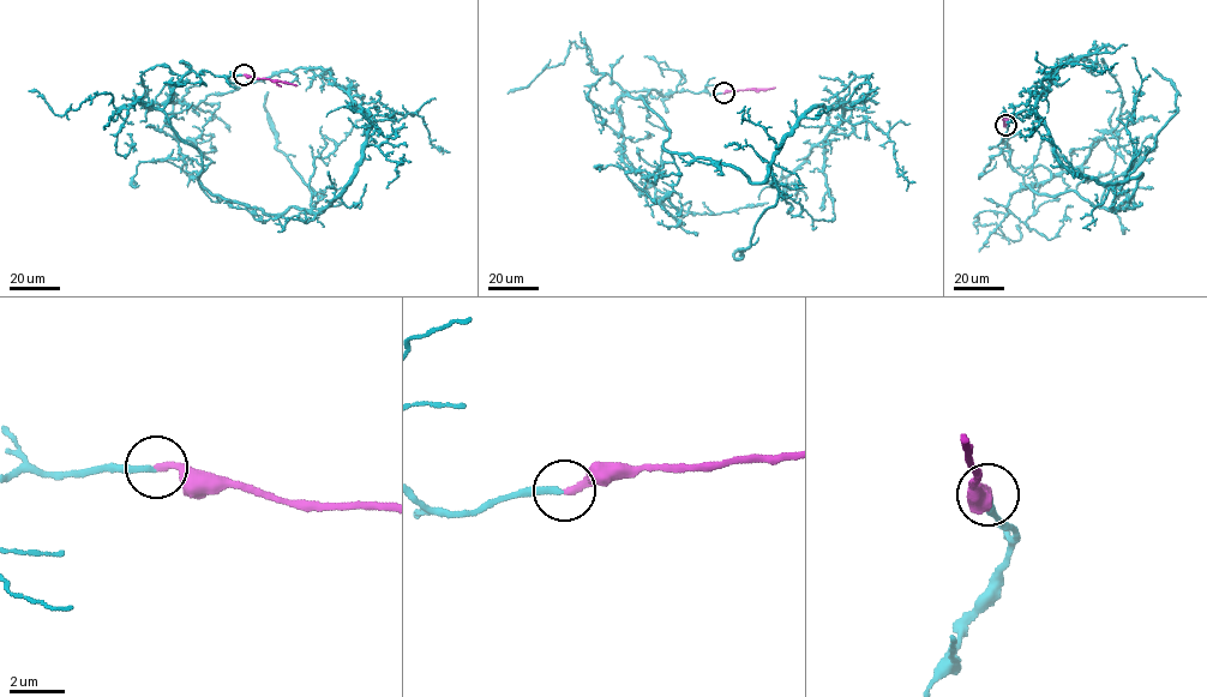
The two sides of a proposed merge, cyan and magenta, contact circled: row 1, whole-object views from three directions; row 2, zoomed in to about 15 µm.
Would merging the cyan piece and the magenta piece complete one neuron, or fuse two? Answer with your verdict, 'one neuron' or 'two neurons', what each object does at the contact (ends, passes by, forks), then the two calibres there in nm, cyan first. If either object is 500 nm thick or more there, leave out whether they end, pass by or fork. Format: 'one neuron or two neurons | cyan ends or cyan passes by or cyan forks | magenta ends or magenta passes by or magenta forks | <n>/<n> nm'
one neuron | cyan ends | magenta ends | 240/240 nm

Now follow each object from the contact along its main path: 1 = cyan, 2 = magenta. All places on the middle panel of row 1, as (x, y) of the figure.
1: (724, 92), (640, 97), (664, 149), (751, 182), (803, 113), (841, 107), (786, 179), (796, 196), (794, 179)
2: (724, 92), (775, 88)

